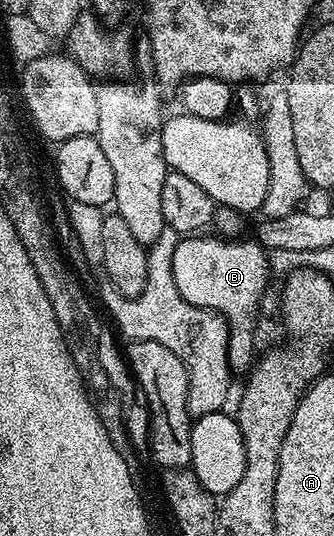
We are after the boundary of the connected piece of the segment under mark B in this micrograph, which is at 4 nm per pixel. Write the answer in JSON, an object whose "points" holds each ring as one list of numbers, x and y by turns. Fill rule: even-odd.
{"points":[[211,236,207,246,195,246,191,254,183,254,182,249,173,252,173,280,177,284,177,292,189,304,197,308,214,310,216,314,223,315,229,327,231,339,227,345,227,363,229,368,236,375,243,376,250,371,251,367,257,361,255,354,255,313,259,310,259,301,263,298,263,293,267,290,267,277,270,276,271,270,267,267,268,251,260,246,258,241,239,242,240,240,224,240,219,236]]}

